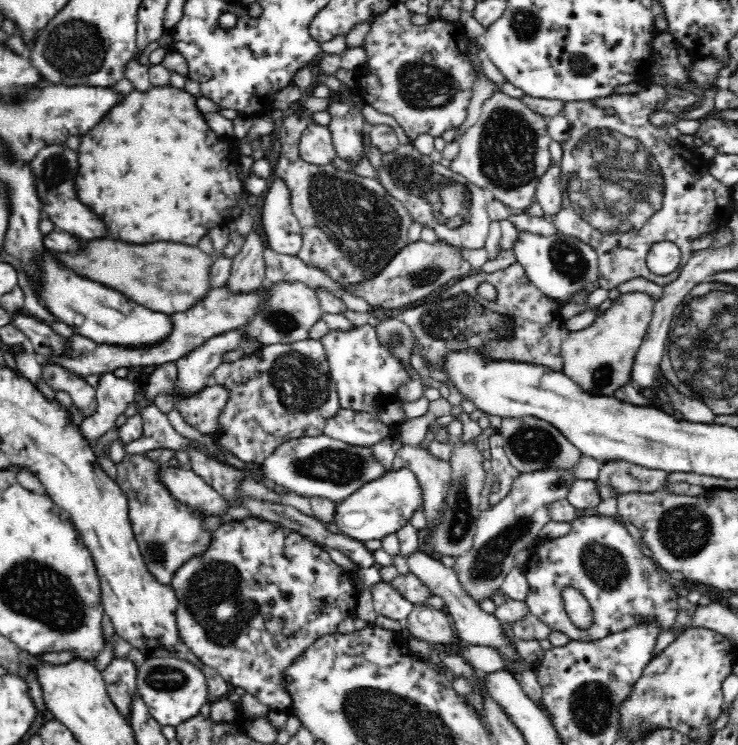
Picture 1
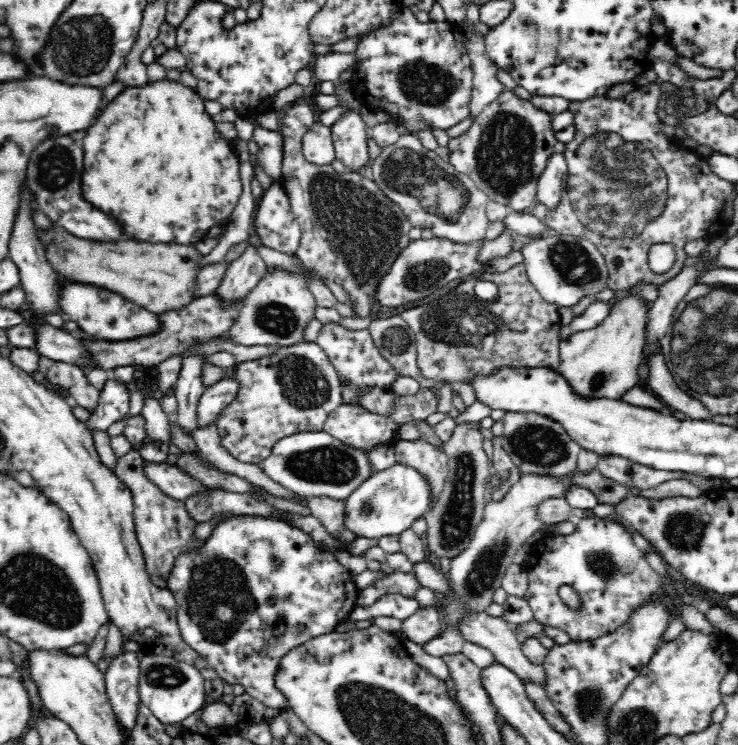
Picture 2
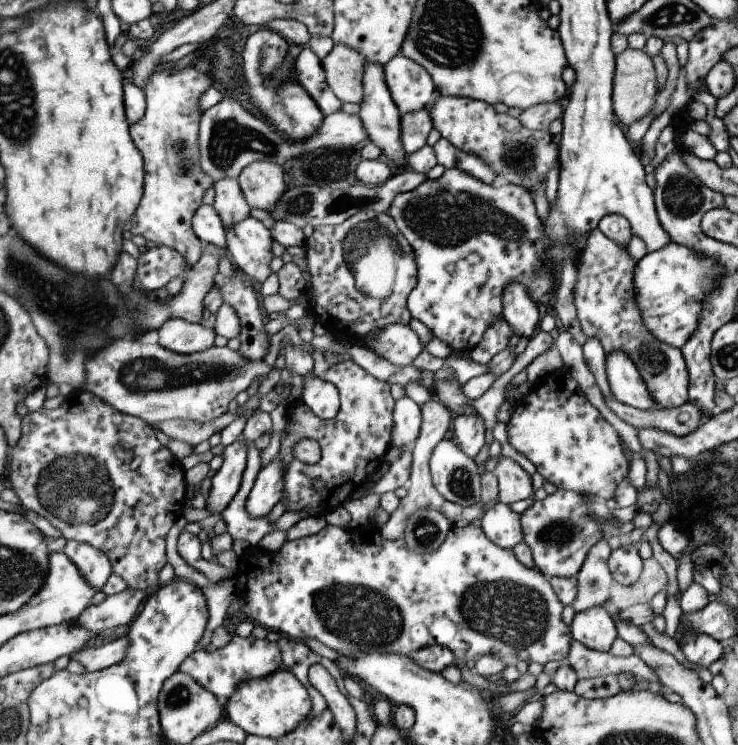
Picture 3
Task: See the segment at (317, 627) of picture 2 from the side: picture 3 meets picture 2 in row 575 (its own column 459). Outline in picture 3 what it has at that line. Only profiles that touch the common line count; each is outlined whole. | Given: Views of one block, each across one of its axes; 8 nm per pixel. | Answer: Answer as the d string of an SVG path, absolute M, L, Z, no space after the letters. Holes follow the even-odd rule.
M445 170L439 180L425 180L411 192L395 194L389 202L387 216L405 238L415 258L415 286L407 296L407 312L411 320L417 320L431 330L433 338L445 342L451 352L471 352L471 348L481 340L487 324L501 314L499 296L507 282L521 280L529 298L541 306L557 286L549 276L531 272L531 266L537 262L535 254L543 248L543 234L539 234L541 222L531 194L521 186L509 182L485 186L461 170Z

